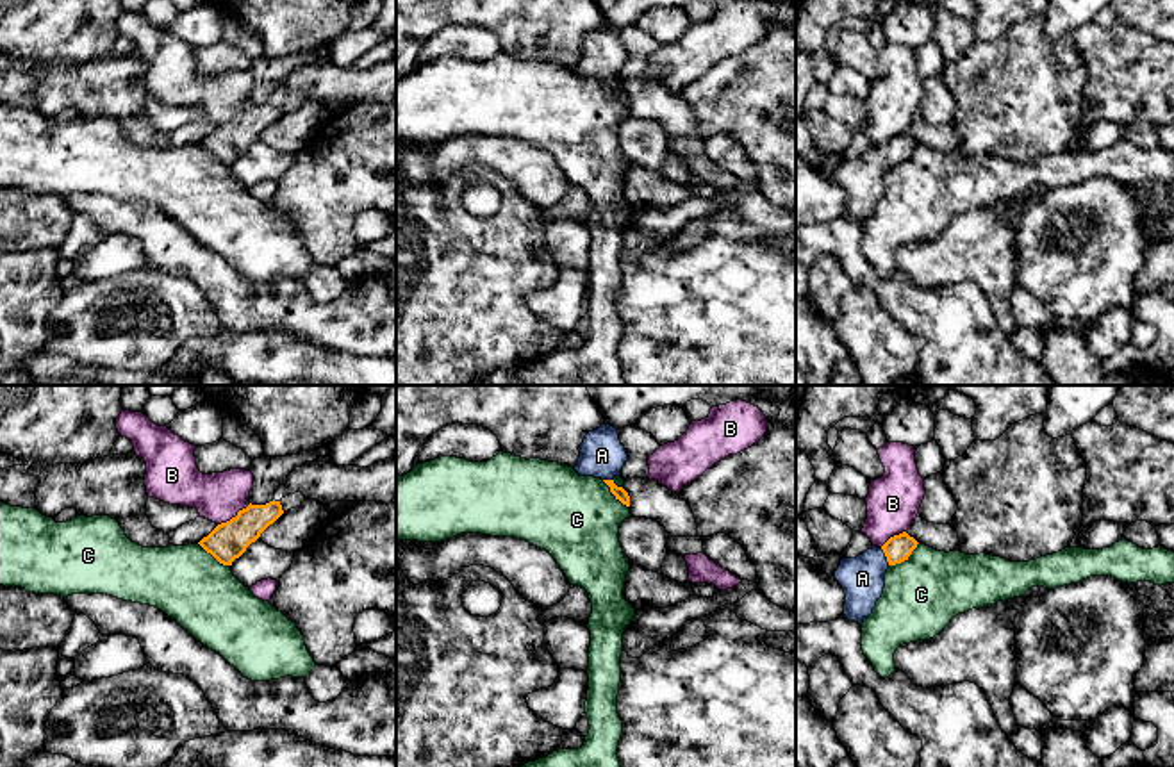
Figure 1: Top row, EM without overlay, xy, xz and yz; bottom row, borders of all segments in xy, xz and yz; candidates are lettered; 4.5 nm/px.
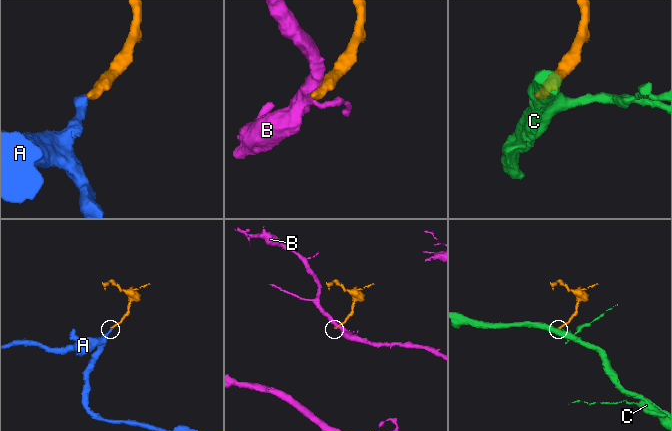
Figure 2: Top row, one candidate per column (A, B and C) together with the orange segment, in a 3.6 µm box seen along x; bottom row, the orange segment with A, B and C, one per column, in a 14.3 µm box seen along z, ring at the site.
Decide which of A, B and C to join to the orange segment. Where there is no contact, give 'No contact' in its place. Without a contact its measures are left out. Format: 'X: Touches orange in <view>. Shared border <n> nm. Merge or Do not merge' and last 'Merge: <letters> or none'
A: Touches orange in yz. Shared border 90 nm. Merge
B: Touches orange in xy. Shared border 170 nm. Do not merge
C: Touches orange in yz. Shared border 170 nm. Do not merge
Merge: A

